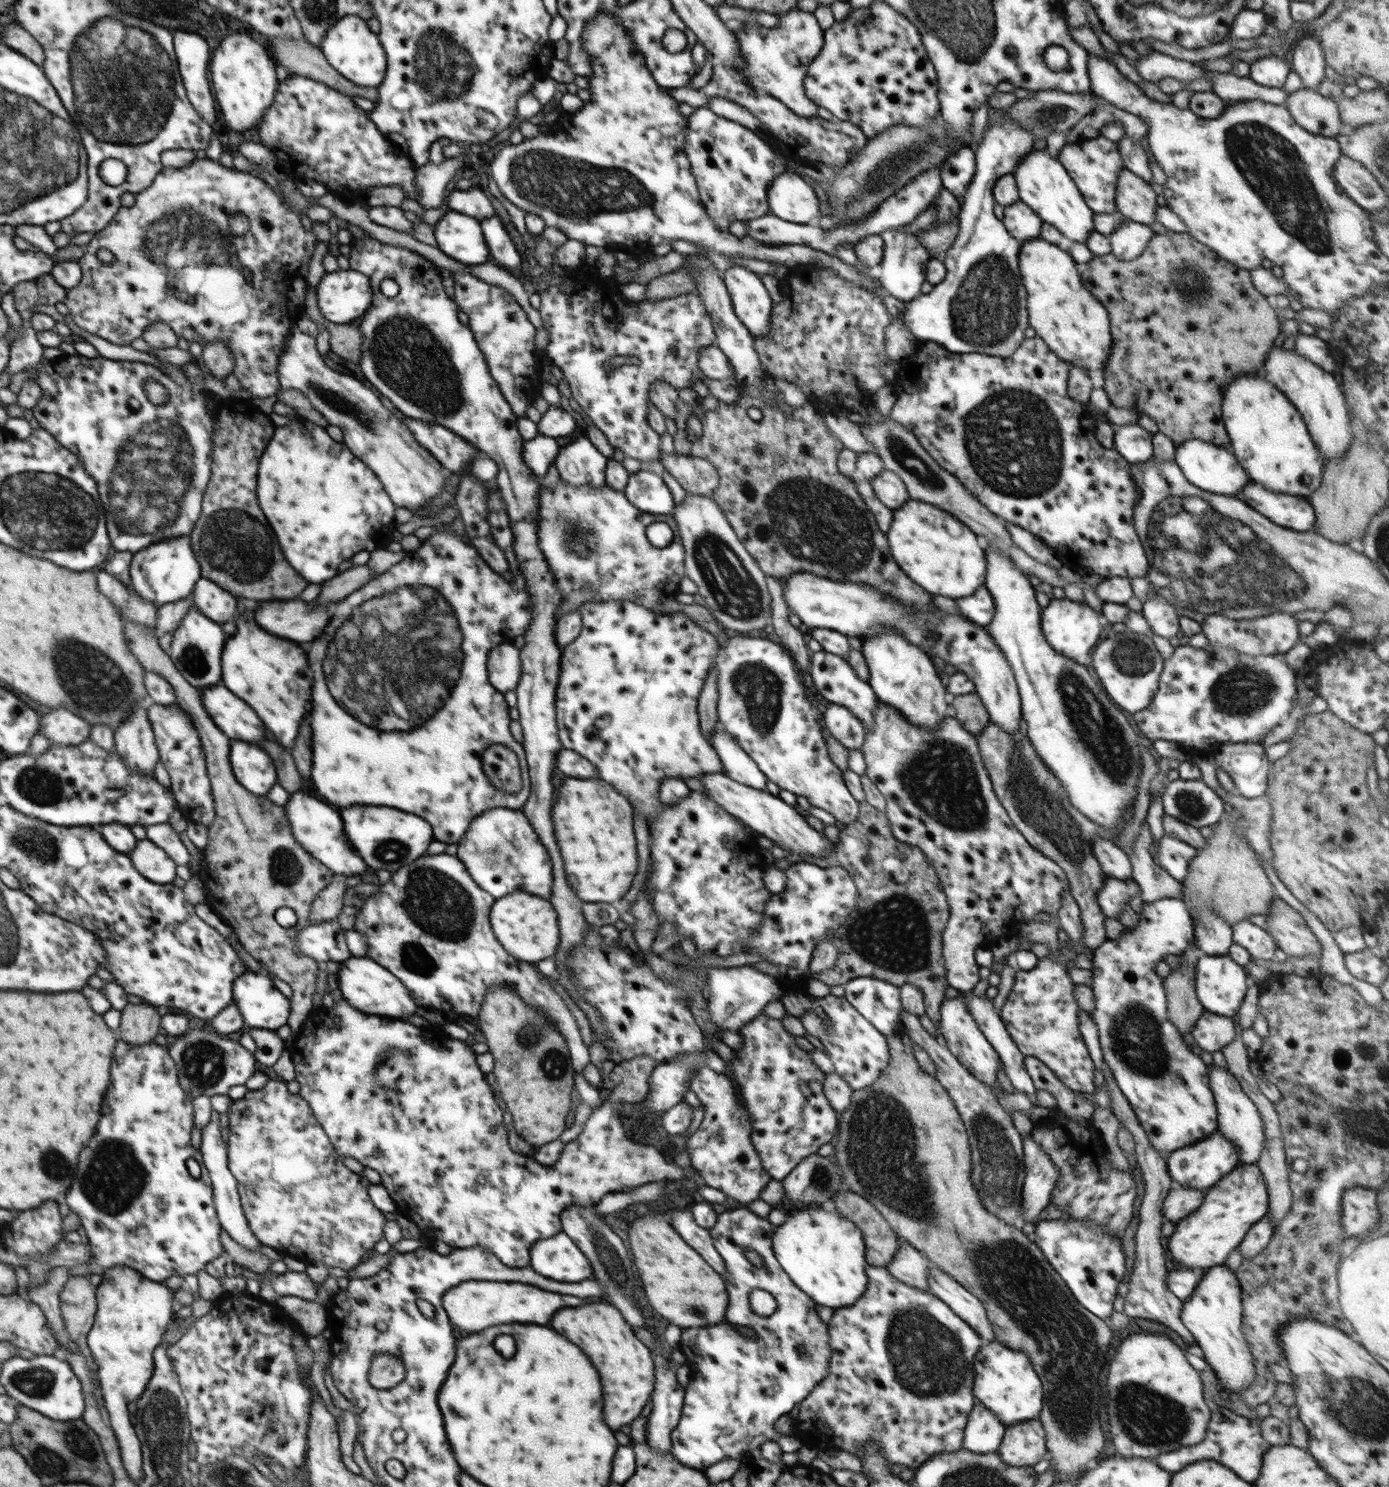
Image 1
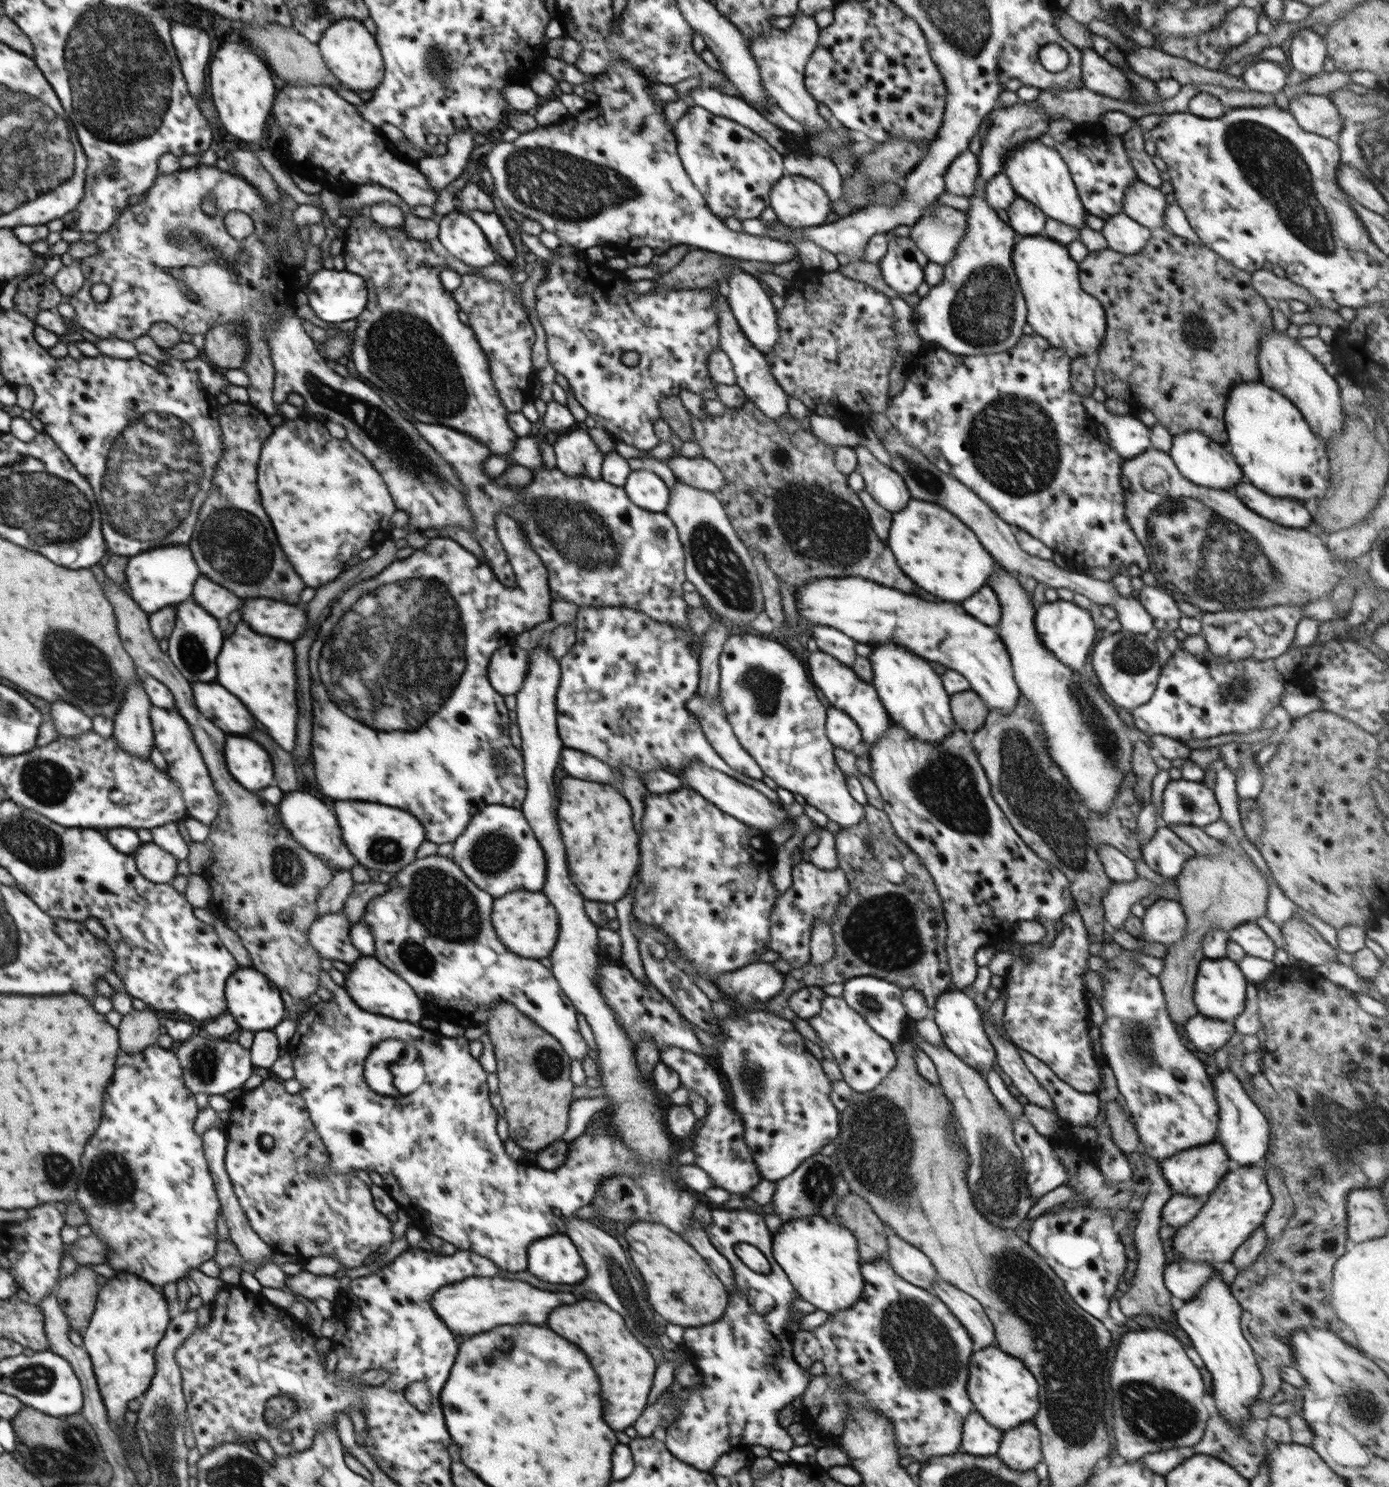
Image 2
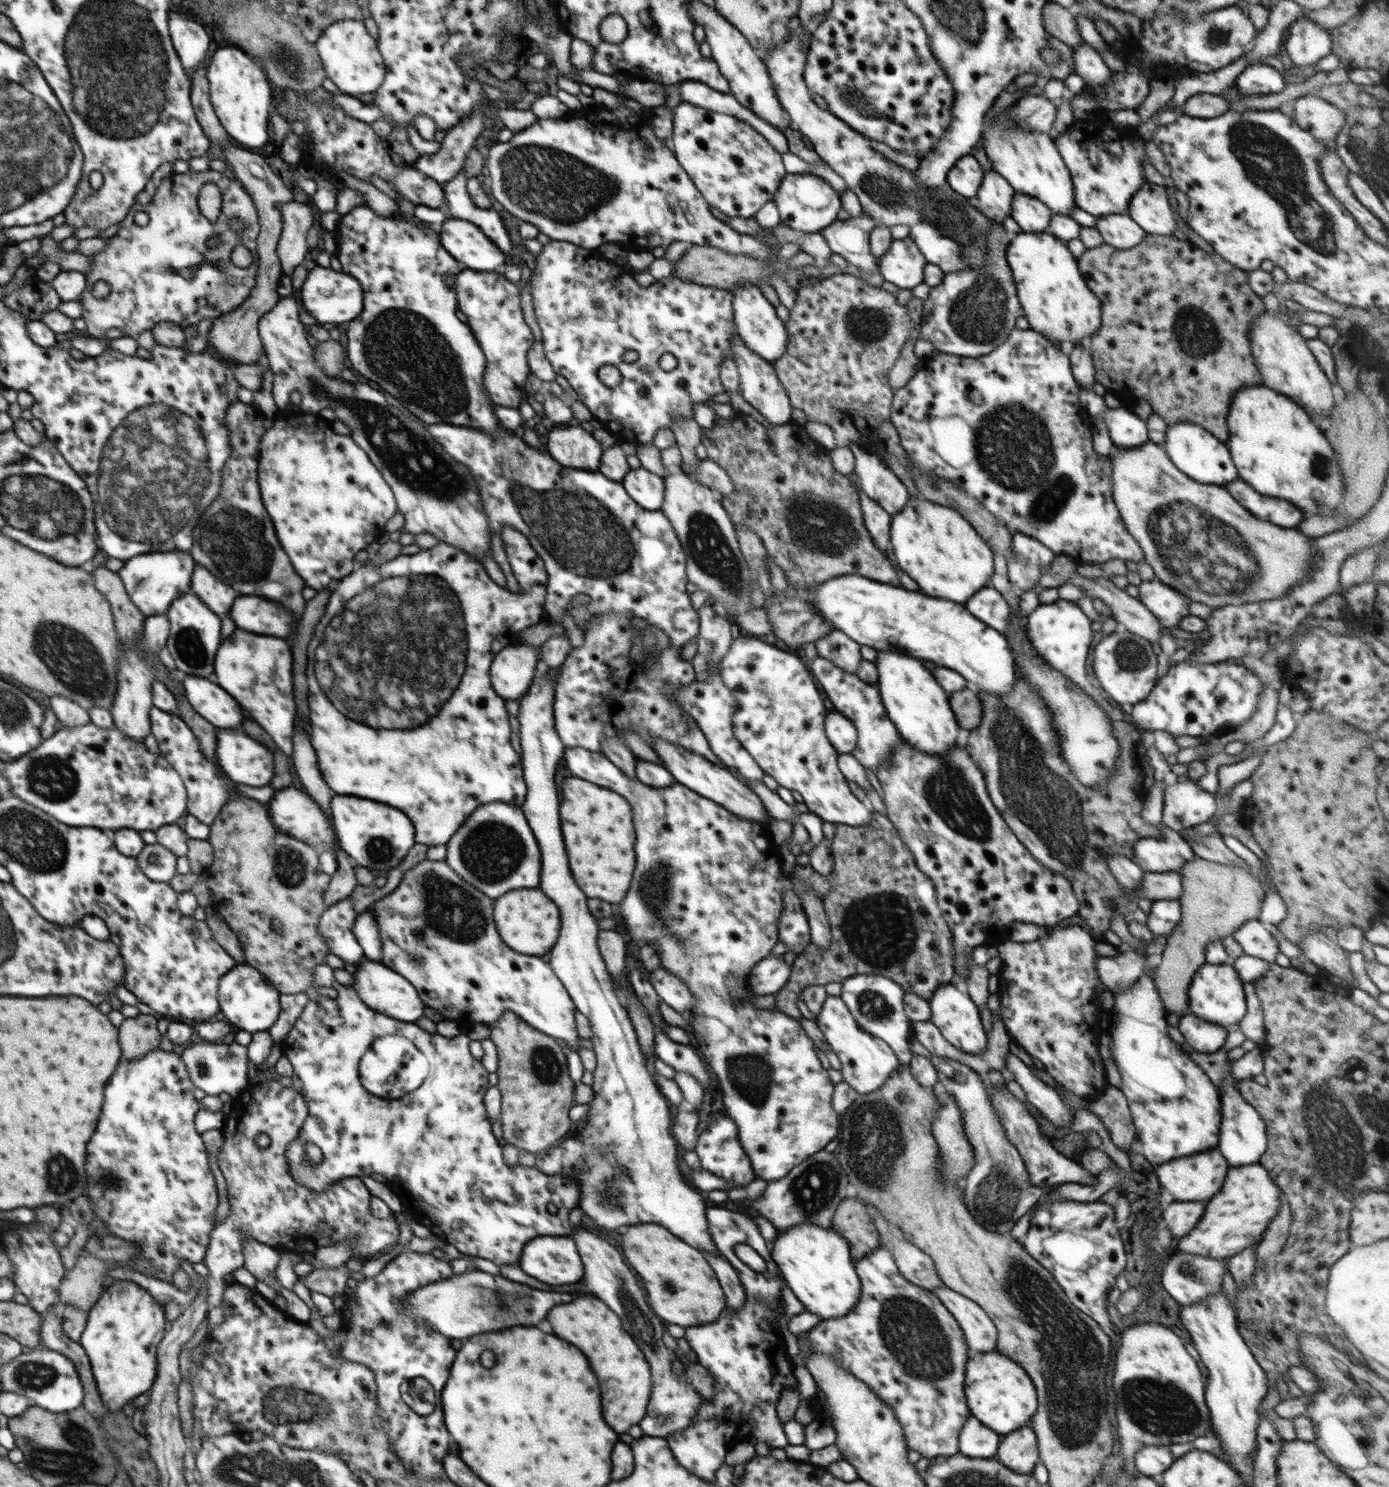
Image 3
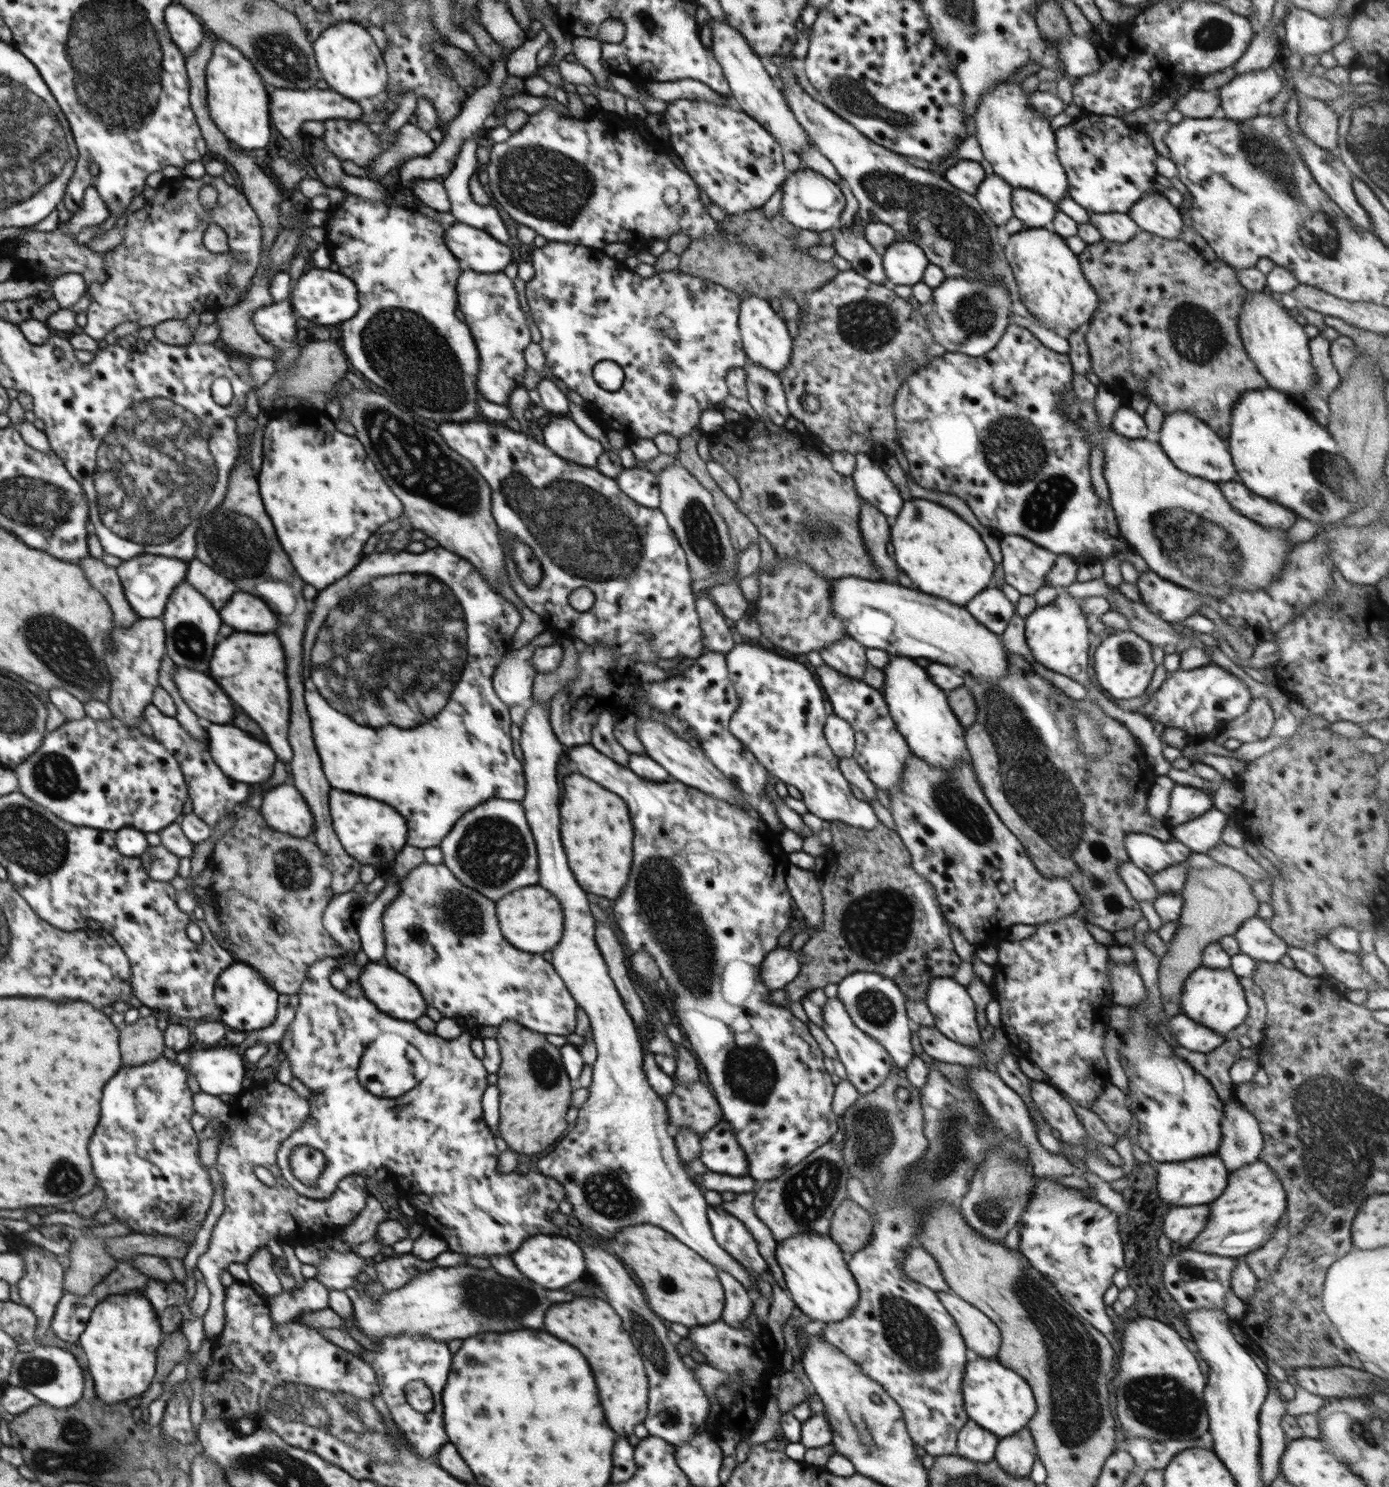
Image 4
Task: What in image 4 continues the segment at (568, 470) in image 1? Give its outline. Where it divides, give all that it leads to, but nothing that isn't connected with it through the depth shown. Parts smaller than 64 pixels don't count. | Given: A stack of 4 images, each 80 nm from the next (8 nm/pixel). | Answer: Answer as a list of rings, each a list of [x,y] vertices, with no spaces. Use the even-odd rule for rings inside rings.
[[[540,408],[538,413],[548,414],[550,423],[543,429],[544,444],[560,458],[582,466],[596,467],[598,458],[605,451],[602,444],[584,433],[574,423],[570,413],[551,414]]]

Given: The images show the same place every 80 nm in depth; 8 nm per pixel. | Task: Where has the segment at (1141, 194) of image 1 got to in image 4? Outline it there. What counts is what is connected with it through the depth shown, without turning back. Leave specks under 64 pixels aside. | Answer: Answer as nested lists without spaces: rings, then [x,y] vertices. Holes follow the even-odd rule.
[[[1151,192],[1129,208],[1127,214],[1142,231],[1167,239],[1182,239],[1182,216],[1162,192]]]

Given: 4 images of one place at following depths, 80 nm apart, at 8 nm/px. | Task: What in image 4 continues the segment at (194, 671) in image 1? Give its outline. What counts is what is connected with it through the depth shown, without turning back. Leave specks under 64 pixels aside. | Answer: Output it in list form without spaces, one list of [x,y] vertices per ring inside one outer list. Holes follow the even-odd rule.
[[[186,579],[173,592],[165,614],[161,617],[165,621],[168,632],[168,657],[177,666],[183,666],[196,672],[208,674],[210,658],[214,652],[220,626],[223,623],[218,610],[200,592],[196,591]]]

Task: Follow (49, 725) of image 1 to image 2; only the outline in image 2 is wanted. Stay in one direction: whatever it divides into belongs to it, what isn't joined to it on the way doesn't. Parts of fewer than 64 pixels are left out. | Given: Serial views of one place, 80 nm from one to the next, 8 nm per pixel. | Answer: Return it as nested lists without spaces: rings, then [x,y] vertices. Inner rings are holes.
[[[56,700],[51,703],[49,717],[52,719],[59,736],[81,736],[93,730],[93,720],[77,706]]]

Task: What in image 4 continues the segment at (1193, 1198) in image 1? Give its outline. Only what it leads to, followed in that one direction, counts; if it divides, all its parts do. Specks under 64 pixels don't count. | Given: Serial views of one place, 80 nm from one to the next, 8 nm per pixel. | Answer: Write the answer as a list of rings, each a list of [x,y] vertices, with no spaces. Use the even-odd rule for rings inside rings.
[[[1208,1204],[1171,1205],[1164,1215],[1163,1234],[1184,1247],[1191,1243],[1202,1232],[1202,1229],[1205,1229],[1208,1214],[1210,1214]]]

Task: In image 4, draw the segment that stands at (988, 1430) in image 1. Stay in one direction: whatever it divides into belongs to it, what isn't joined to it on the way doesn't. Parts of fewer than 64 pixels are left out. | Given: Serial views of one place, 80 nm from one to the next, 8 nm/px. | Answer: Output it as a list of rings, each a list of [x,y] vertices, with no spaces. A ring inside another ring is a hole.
[[[974,1420],[968,1422],[957,1434],[957,1452],[962,1458],[987,1463],[995,1458],[999,1438]]]

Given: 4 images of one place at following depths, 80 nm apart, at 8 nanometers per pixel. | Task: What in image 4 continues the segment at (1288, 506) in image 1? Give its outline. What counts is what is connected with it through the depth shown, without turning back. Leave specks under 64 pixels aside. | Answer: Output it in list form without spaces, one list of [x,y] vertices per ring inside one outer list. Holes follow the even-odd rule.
[[[1239,480],[1238,482],[1228,481],[1219,486],[1229,504],[1234,504],[1233,507],[1241,512],[1244,518],[1254,520],[1256,524],[1260,524],[1264,528],[1287,532],[1299,519],[1289,508],[1254,494]]]

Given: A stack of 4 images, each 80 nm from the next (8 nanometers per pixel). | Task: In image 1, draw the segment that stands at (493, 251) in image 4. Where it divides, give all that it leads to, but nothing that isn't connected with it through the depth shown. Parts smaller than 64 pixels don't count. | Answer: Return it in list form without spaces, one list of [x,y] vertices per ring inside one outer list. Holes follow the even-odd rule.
[[[448,210],[434,225],[437,246],[462,265],[491,262],[481,222],[461,212]]]

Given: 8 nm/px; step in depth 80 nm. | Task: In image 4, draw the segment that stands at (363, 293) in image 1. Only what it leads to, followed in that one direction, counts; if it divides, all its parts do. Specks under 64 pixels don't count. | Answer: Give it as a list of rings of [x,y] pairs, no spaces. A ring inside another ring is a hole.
[[[310,264],[294,289],[290,289],[288,299],[293,304],[293,313],[296,318],[304,318],[316,324],[334,326],[344,323],[359,311],[358,289],[356,283],[339,271],[320,269]]]

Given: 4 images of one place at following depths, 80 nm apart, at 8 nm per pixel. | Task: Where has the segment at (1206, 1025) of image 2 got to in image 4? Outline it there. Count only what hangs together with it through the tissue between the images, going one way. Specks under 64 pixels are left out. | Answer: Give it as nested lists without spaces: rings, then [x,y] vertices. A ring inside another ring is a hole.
[[[1182,1013],[1167,1018],[1170,1028],[1170,1034],[1173,1039],[1170,1039],[1173,1044],[1179,1047],[1187,1048],[1194,1052],[1208,1053],[1225,1042],[1220,1034],[1216,1034],[1210,1028],[1204,1028],[1202,1024],[1196,1024],[1194,1020],[1184,1016]]]

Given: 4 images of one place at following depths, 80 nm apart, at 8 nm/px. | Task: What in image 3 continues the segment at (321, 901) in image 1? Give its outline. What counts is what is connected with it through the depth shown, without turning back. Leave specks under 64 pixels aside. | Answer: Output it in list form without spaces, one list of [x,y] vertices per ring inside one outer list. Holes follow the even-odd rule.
[[[338,844],[333,850],[337,856],[338,866],[323,894],[326,908],[344,900],[358,884],[354,873],[354,868],[357,865],[354,859],[350,858]]]

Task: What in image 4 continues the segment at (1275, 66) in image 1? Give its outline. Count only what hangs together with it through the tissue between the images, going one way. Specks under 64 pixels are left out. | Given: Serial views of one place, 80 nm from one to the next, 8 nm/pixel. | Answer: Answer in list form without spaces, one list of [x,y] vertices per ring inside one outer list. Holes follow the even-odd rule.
[[[1272,67],[1262,71],[1256,70],[1256,72],[1240,74],[1218,91],[1218,98],[1221,100],[1219,115],[1228,120],[1234,120],[1234,122],[1250,120],[1263,113],[1264,108],[1283,89],[1282,84],[1280,76]]]

